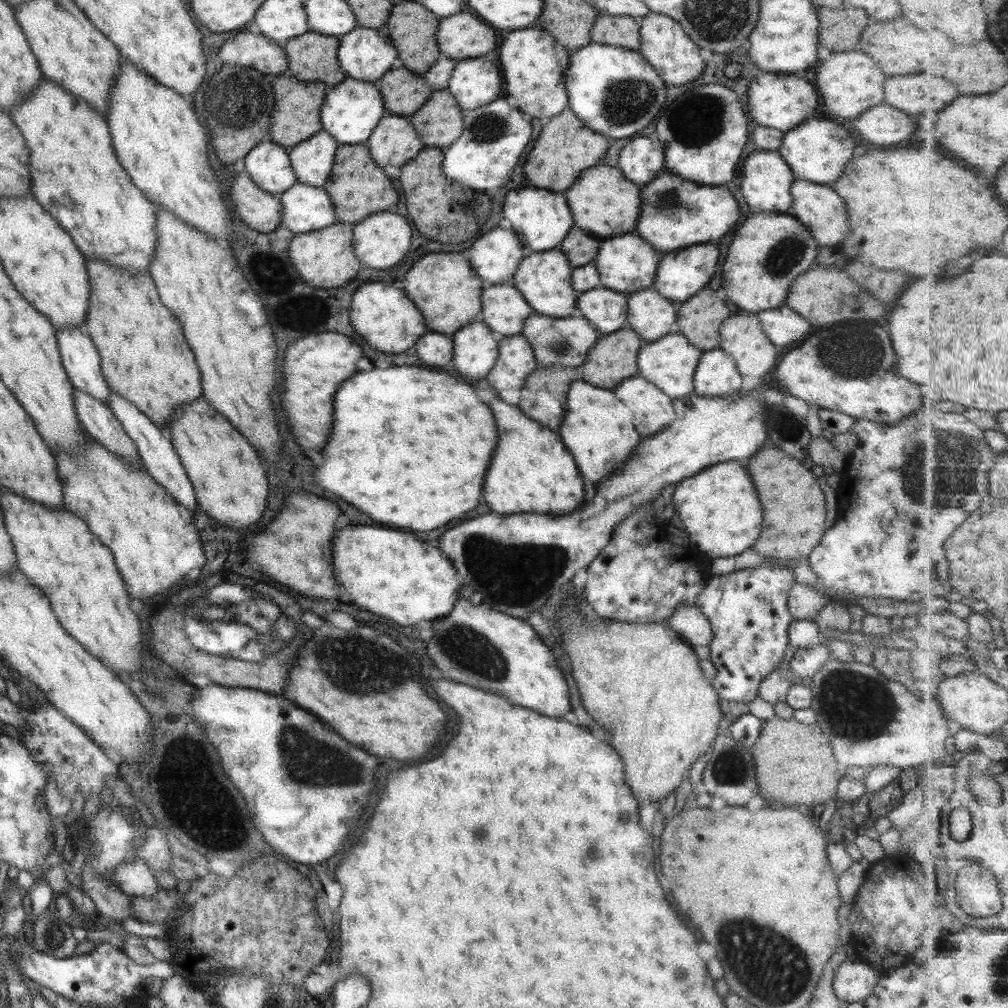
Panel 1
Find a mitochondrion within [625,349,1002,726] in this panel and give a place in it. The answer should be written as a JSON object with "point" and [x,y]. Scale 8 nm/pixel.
{"point":[942,470]}

